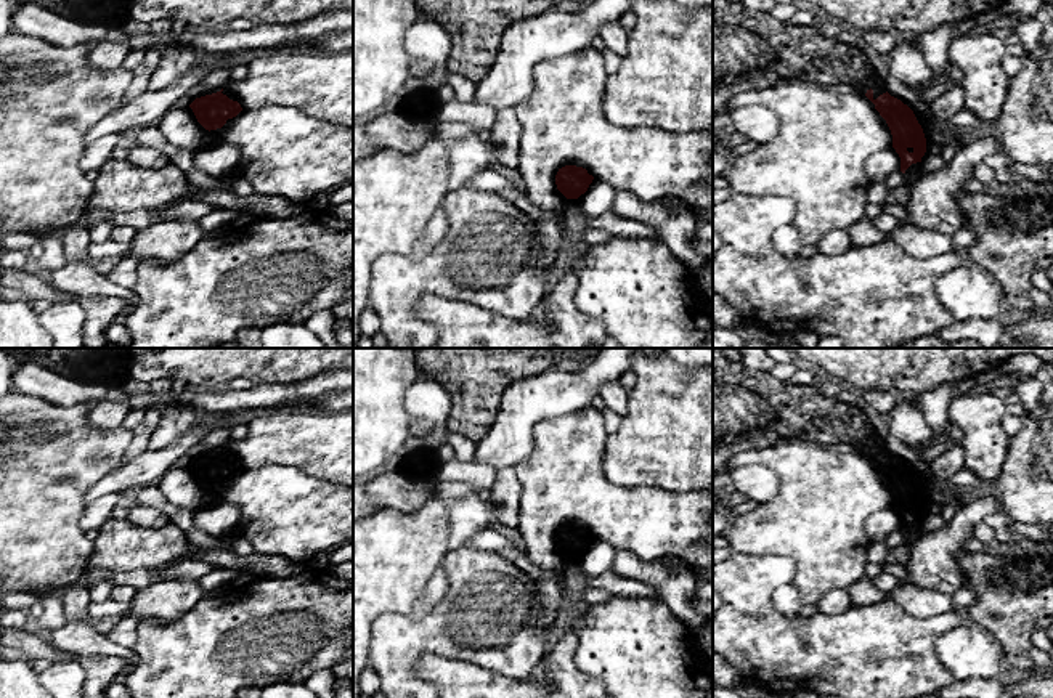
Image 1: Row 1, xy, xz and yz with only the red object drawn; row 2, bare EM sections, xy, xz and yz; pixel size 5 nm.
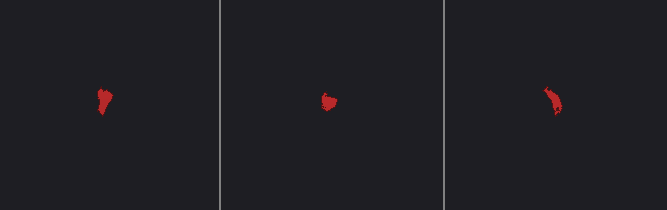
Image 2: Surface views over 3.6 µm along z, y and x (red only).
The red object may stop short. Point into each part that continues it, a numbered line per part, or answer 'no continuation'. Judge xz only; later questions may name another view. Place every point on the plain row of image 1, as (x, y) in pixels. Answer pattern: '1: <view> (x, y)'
no continuation

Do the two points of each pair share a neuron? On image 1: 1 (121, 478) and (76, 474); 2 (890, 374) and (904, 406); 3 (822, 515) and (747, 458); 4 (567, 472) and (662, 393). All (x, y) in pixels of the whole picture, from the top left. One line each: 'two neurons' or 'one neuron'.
1: two neurons
2: two neurons
3: one neuron
4: two neurons

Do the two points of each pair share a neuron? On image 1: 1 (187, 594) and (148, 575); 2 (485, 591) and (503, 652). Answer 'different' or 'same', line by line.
1: different
2: same

